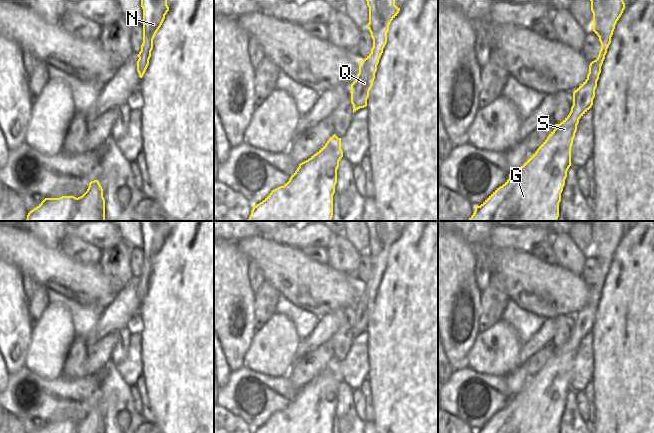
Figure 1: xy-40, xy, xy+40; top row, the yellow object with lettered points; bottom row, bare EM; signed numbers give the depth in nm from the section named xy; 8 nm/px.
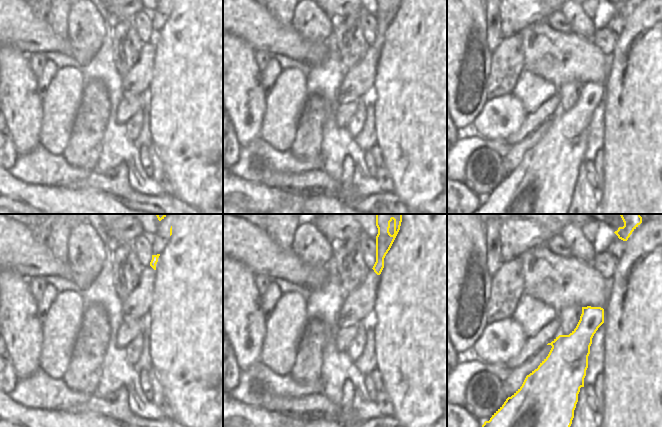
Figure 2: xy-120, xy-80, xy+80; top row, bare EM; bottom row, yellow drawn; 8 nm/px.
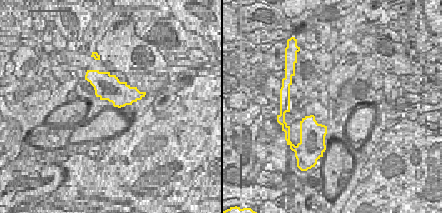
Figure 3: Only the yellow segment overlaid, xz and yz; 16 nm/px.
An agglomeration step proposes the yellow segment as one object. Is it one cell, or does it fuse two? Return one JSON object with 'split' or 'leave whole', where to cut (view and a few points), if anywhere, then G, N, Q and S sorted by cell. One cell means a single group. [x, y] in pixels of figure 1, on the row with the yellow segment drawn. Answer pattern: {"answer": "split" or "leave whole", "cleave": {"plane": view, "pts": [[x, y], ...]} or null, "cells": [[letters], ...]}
{"answer": "leave whole", "cleave": null, "cells": [["G", "N", "Q", "S"]]}

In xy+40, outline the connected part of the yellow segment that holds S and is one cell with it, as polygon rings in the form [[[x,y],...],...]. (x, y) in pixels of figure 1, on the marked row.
[[[590,0],[593,13],[591,28],[599,37],[601,49],[596,60],[589,65],[587,79],[573,92],[573,105],[569,115],[539,146],[537,151],[517,170],[509,174],[509,179],[497,188],[480,206],[475,206],[473,215],[467,221],[557,221],[559,203],[565,185],[567,171],[571,166],[571,147],[577,131],[579,119],[592,107],[601,66],[615,25],[621,17],[625,3],[623,0]]]

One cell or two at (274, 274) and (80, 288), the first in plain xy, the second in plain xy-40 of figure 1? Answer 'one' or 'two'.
one

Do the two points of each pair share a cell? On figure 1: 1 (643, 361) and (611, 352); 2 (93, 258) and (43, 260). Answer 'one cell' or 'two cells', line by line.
1: one cell
2: two cells

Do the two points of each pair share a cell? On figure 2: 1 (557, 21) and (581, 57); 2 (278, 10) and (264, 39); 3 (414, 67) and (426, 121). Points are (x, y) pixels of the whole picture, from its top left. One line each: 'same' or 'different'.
1: different
2: different
3: same

